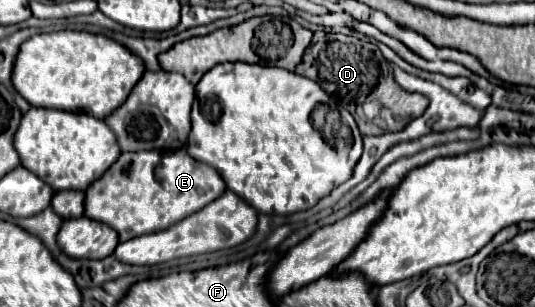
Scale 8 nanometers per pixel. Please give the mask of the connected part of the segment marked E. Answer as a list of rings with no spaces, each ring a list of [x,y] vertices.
[[[184,149],[122,153],[114,167],[86,189],[84,215],[110,225],[120,241],[172,227],[200,211],[224,193],[226,185],[218,171],[192,159]]]

